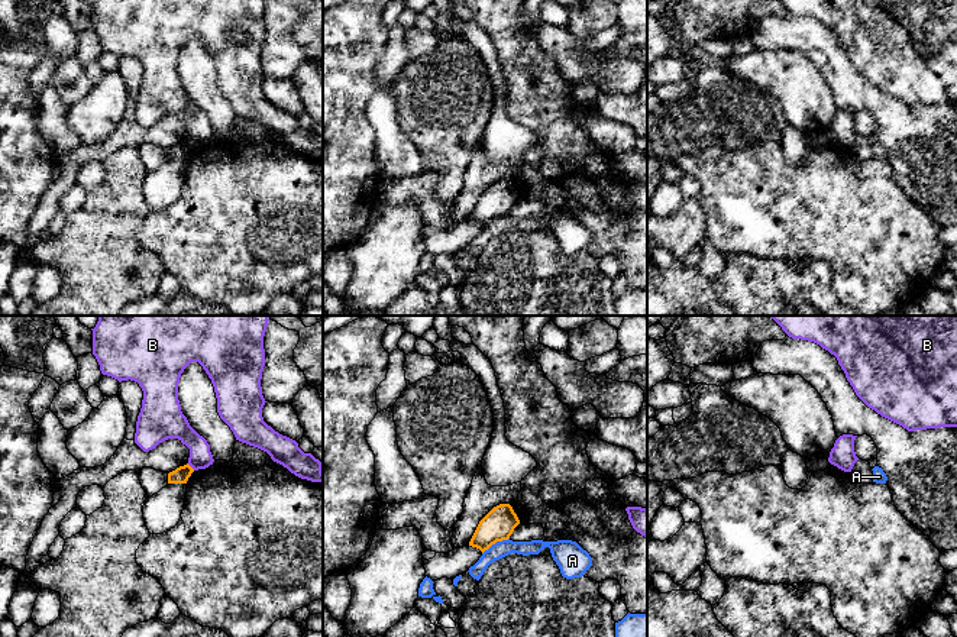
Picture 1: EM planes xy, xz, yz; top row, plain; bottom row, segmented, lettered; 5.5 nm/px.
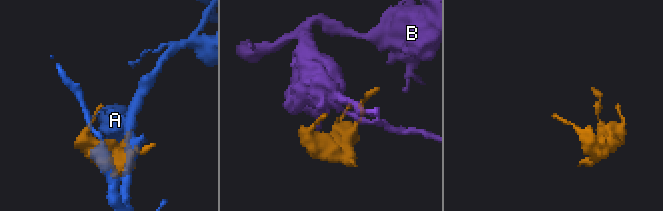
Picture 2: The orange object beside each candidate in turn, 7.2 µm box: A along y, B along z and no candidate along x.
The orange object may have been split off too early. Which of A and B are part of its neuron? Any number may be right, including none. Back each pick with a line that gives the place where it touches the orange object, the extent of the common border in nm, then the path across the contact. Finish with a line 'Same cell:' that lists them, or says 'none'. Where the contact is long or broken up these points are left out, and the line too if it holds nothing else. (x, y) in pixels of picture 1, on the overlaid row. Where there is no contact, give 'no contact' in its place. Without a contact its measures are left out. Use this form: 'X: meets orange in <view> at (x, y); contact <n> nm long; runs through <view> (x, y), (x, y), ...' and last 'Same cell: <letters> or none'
Same cell: none

